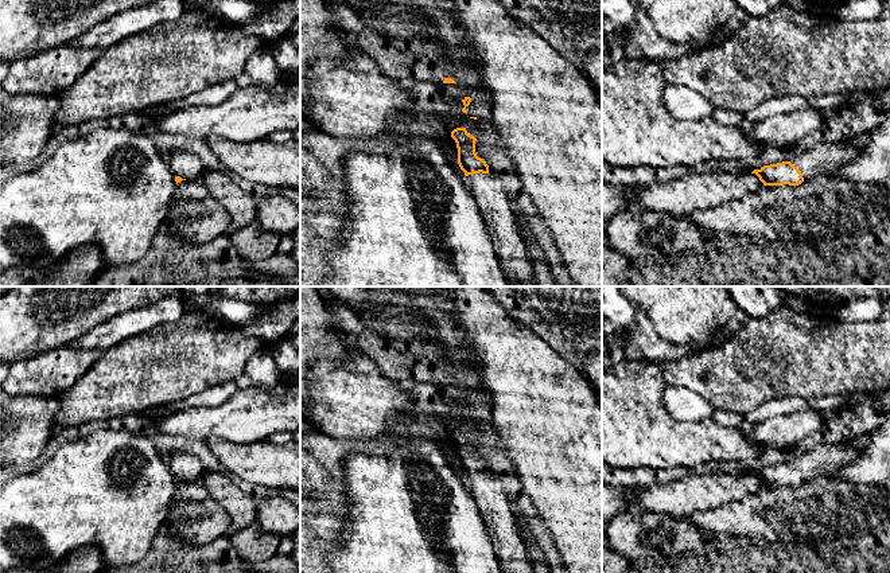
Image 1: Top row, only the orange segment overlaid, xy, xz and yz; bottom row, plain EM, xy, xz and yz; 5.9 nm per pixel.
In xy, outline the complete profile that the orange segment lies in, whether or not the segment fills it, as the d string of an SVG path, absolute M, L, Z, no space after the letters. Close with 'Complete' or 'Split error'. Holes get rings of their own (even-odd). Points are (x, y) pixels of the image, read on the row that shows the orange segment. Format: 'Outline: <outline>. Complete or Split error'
Outline: M190 149L175 151L168 156L170 167L176 184L182 180L201 180L205 167L201 159Z. Split error

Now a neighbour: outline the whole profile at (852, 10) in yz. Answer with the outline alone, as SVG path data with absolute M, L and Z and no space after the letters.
M848 0L831 13L837 20L877 20L883 12L883 0Z

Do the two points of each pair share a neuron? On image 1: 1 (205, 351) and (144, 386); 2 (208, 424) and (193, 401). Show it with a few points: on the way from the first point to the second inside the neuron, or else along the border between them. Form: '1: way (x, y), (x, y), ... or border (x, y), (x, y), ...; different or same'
1: way (190, 355), (167, 363), (159, 371); same
2: border (228, 398), (214, 406), (193, 406), (174, 412); different

